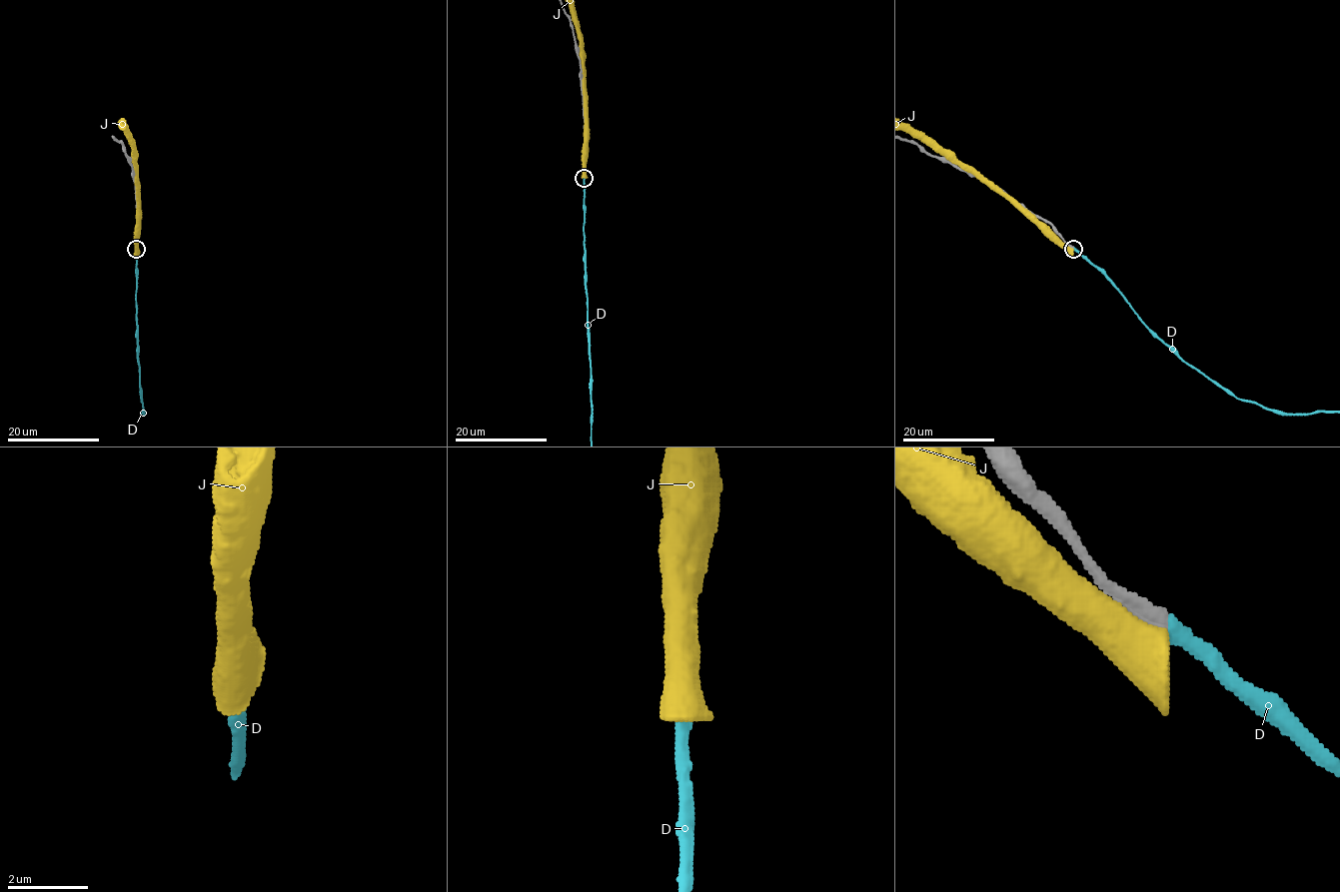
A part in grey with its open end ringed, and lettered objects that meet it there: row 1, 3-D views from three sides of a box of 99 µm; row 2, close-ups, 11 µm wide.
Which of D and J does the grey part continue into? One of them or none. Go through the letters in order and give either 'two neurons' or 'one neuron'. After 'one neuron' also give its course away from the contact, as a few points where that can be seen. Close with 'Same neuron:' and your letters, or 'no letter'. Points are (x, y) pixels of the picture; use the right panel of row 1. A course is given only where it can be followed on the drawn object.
D: one neuron
J: two neurons
Same neuron: D

